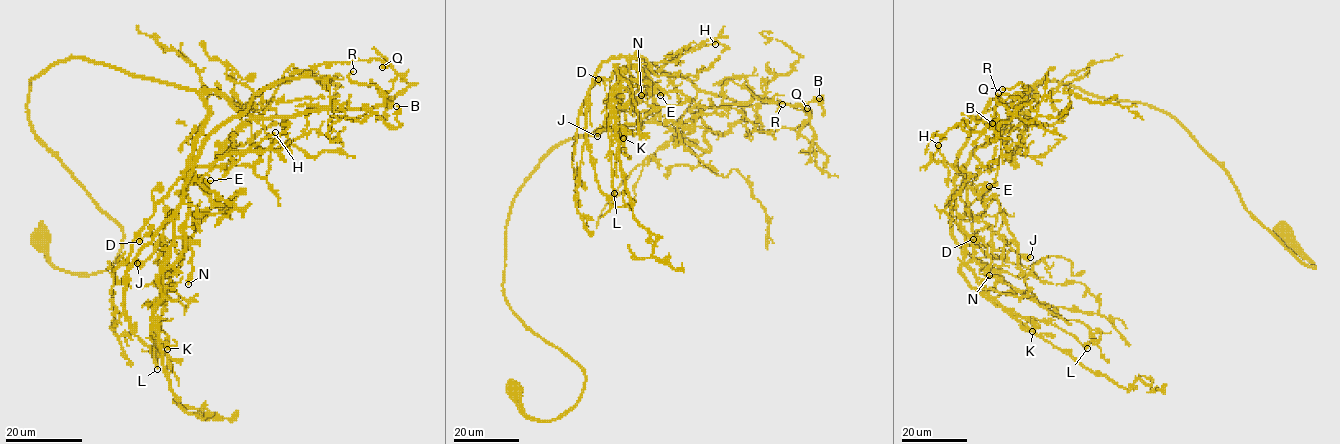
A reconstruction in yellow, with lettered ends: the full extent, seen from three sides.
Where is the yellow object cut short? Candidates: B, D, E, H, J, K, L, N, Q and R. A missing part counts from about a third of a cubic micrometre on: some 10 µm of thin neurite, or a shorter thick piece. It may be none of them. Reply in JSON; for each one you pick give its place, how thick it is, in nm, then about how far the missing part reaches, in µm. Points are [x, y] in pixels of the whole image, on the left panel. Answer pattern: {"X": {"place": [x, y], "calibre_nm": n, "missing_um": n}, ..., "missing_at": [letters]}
{"missing_at": []}

